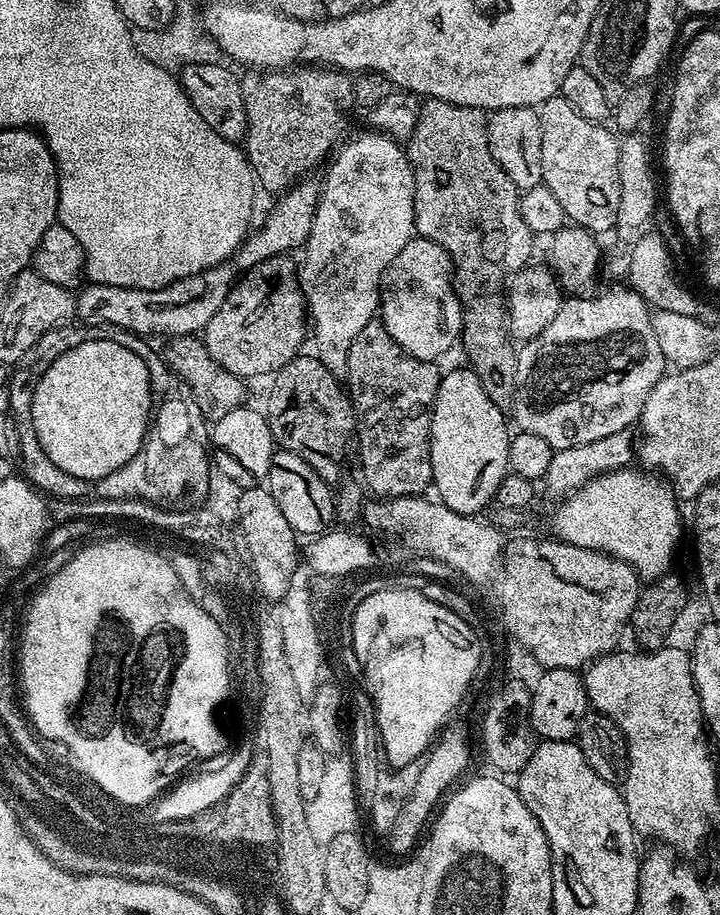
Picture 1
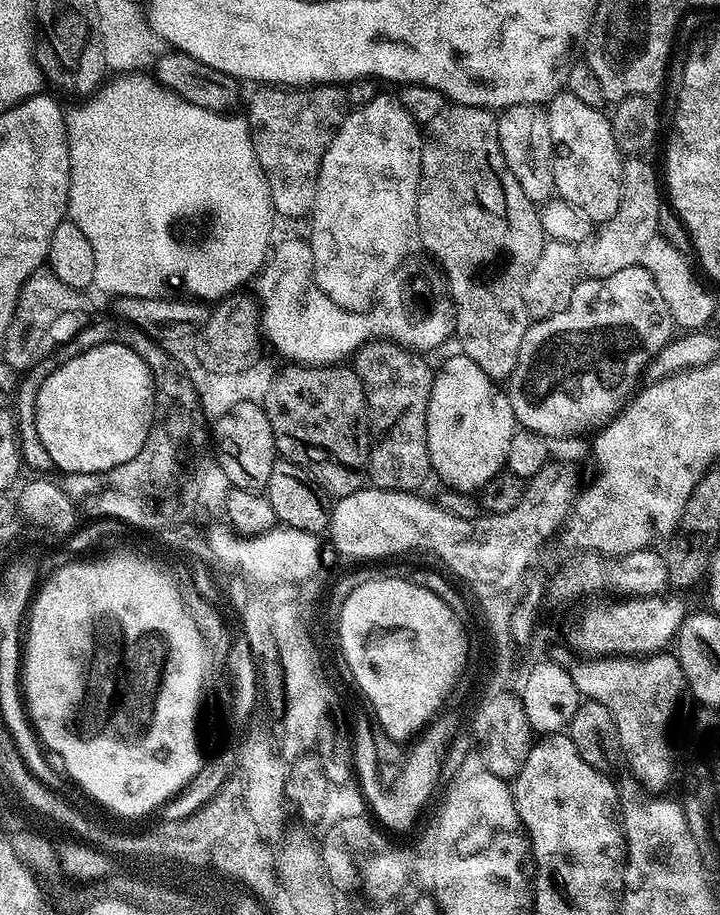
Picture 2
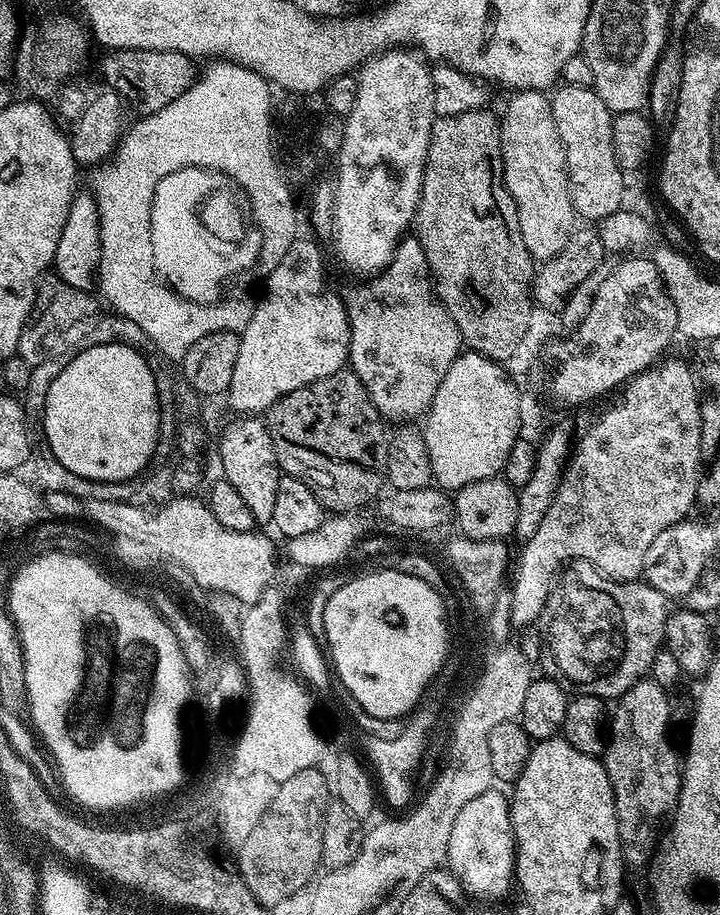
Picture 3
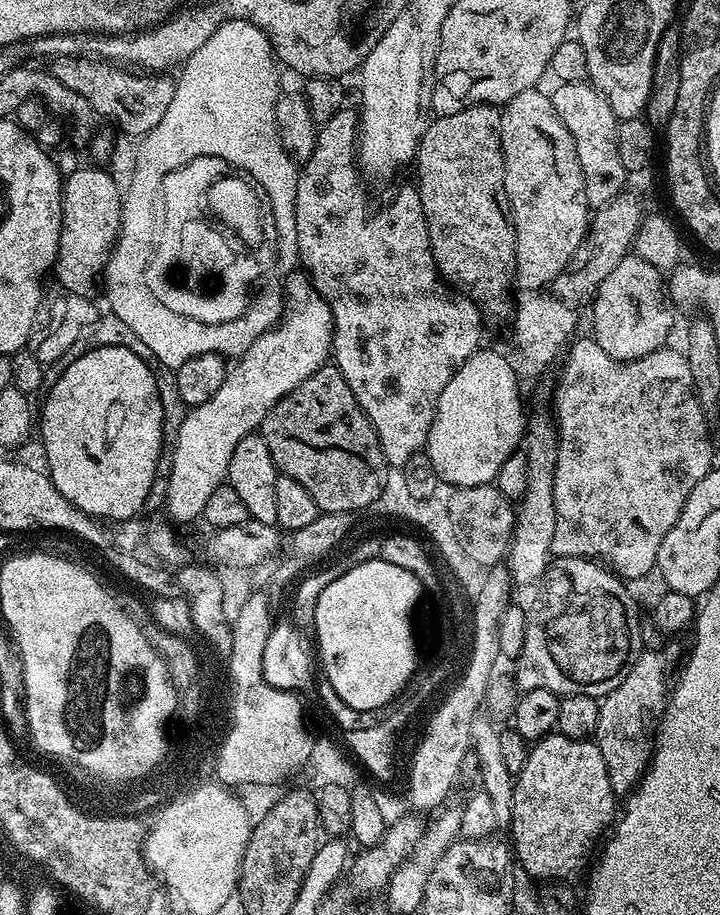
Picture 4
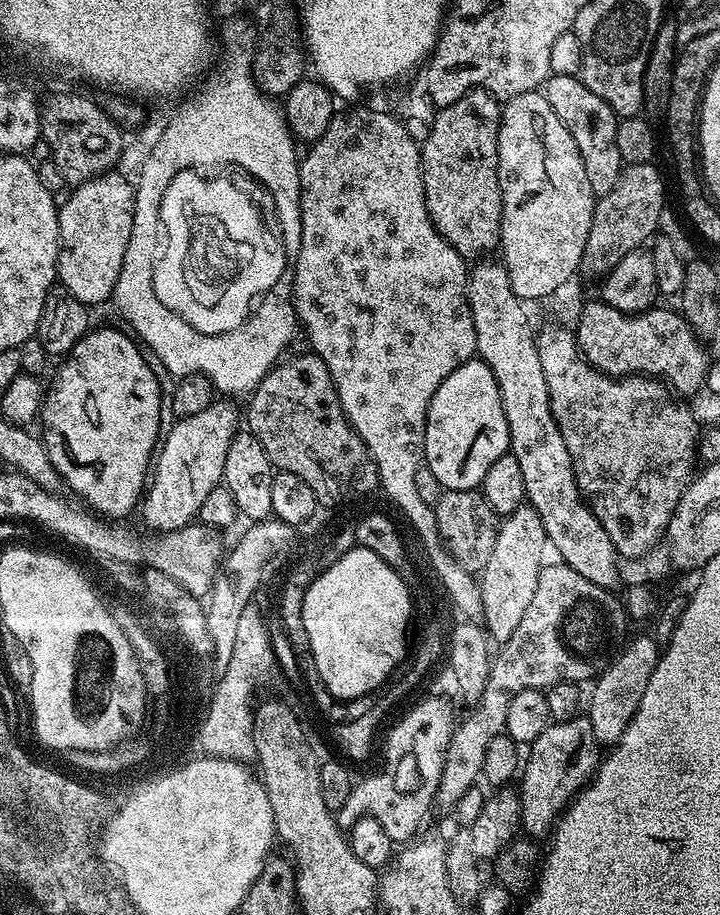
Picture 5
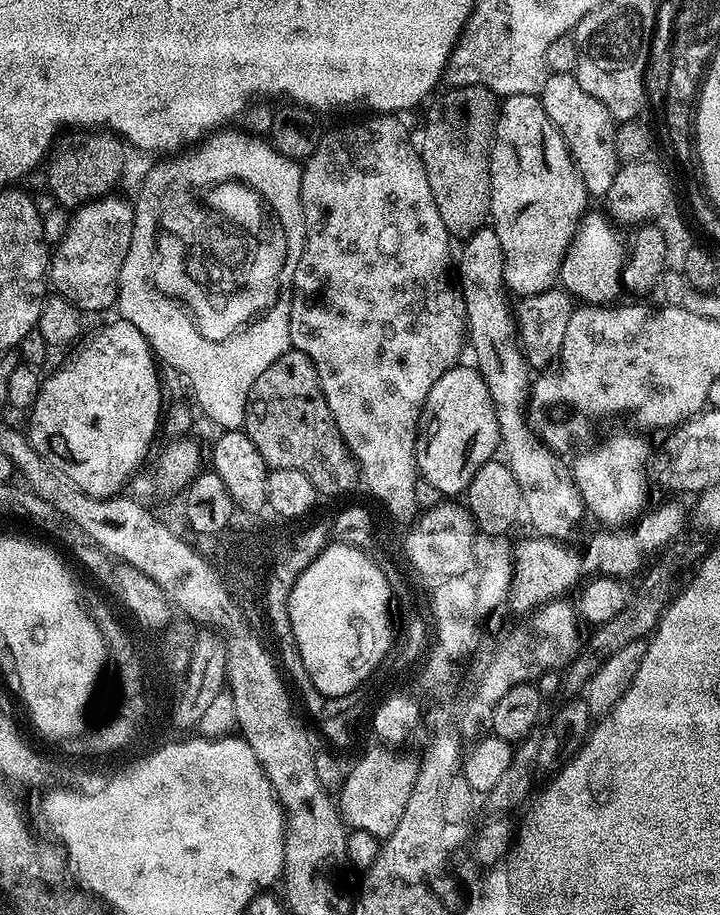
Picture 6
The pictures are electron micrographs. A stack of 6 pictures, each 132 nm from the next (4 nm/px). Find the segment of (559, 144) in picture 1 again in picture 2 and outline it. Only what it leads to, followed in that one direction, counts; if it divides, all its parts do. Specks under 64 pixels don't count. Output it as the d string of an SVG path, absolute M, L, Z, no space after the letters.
M566 90L560 91L546 105L552 131L552 173L555 195L570 202L597 225L603 226L614 218L619 208L620 180L625 161L614 142L611 119L603 111L574 98Z

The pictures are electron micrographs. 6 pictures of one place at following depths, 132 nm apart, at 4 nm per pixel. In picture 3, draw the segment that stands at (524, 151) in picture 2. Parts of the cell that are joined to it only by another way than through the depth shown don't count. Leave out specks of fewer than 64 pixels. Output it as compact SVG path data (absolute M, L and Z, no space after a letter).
M517 91L516 96L508 104L500 121L500 145L502 146L502 162L504 163L504 184L514 198L518 210L518 226L522 230L522 242L526 242L526 250L533 261L543 262L554 258L566 246L571 238L578 217L572 208L572 199L568 189L568 167L564 157L564 143L560 141L558 130L554 126L551 99L543 91Z

